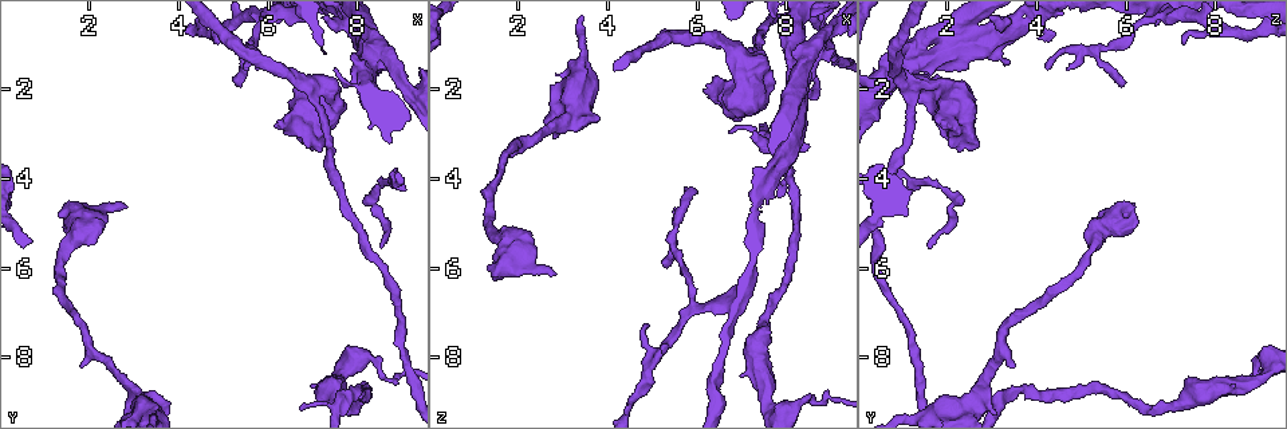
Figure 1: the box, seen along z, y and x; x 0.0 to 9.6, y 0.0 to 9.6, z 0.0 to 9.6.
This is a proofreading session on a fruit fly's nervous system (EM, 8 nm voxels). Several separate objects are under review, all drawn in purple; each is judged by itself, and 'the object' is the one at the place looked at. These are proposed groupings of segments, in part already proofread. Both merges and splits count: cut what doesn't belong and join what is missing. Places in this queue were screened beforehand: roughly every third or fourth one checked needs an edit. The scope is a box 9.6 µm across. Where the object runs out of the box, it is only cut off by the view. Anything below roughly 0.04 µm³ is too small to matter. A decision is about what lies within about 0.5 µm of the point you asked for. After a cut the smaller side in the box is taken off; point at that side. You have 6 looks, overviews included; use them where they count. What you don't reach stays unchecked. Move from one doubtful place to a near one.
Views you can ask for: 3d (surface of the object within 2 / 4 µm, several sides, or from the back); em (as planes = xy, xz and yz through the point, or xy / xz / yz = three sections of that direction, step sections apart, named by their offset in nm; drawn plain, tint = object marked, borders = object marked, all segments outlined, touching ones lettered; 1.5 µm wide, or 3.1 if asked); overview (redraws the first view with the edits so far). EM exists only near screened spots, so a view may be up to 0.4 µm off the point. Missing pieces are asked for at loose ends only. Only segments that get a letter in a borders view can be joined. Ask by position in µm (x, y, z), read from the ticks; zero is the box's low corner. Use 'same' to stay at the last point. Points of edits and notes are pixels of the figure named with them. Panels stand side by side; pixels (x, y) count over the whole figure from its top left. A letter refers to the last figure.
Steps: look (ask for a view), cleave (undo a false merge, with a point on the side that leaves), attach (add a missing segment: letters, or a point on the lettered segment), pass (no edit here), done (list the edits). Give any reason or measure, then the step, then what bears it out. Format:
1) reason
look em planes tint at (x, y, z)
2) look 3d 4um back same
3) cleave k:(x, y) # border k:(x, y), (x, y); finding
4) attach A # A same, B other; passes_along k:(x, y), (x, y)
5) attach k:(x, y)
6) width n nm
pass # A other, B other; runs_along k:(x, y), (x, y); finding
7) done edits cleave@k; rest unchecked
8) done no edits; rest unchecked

an open end
look em xz step 4 borders at (2.85, 4.60, 6.15)

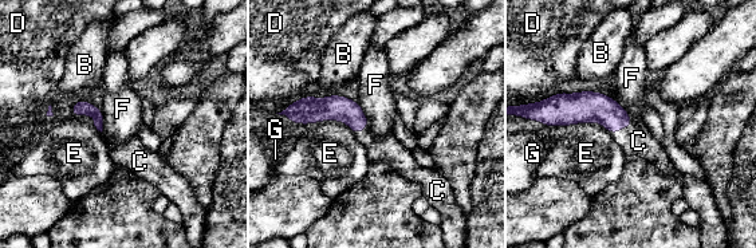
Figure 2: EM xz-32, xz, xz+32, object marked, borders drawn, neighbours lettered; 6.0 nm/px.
attach C # B other, C same, D other, E other, F other, G other; passes_along 2:(586, 106), (622, 126), (638, 141); the neuron continues

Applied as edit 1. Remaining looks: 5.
look 3d 4um at (6.15, 2.80, 2.05)

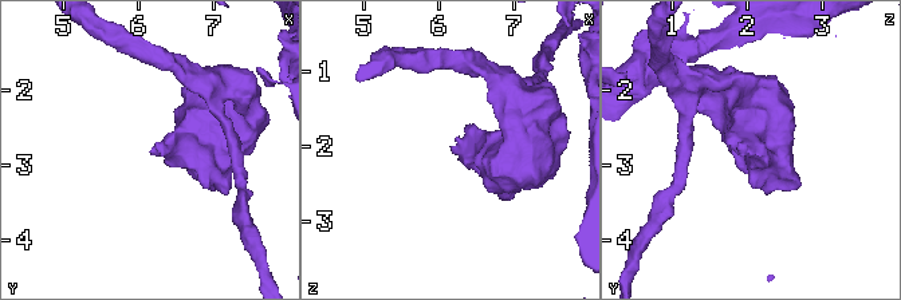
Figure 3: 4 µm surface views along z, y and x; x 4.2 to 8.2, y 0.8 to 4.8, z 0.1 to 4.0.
now the EM
look em xz step 8 borders at (6.15, 2.90, 2.05)

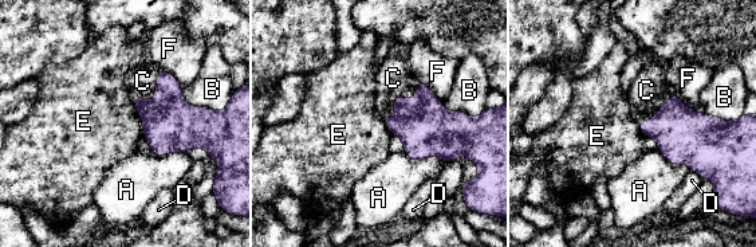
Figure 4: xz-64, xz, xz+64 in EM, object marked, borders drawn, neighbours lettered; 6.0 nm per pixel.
look em planes borders same

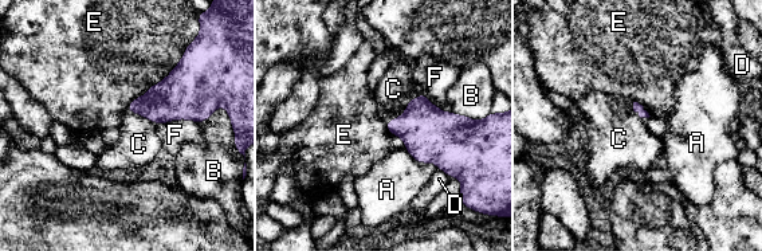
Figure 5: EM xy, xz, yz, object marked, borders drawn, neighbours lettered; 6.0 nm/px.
attach C # A other, B other, C same, D other, E other, F other; passes_along 5:(431, 136), (408, 106), (393, 89); the neuron continues

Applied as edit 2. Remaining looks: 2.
look overview

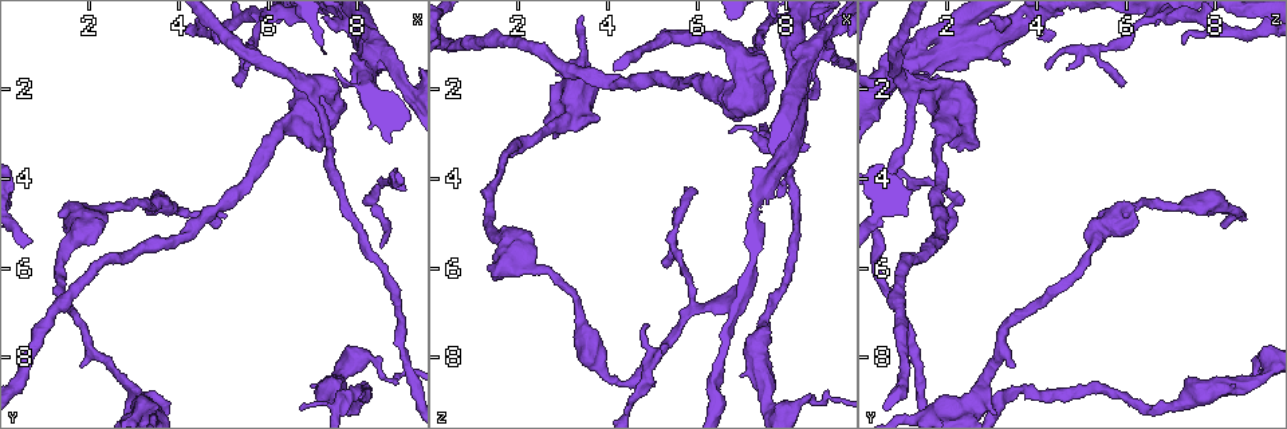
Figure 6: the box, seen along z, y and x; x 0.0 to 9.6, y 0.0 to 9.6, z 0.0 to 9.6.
thick turns thin
look em yz step 8 borders at (7.55, 9.00, 7.10)

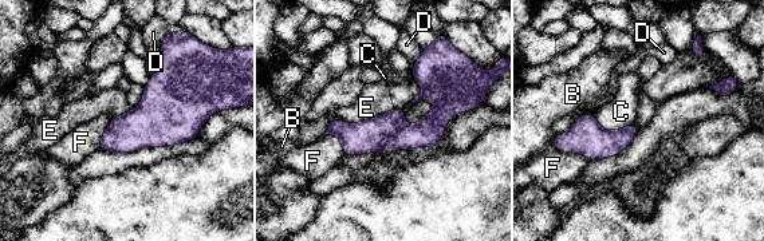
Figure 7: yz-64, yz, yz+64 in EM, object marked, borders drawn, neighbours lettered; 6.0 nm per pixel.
longest_contact E 480 nm
pass # B other, C other, D other, E other, F other; all the same neuron

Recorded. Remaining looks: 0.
done edits attach@2, attach@5; rest unchecked

